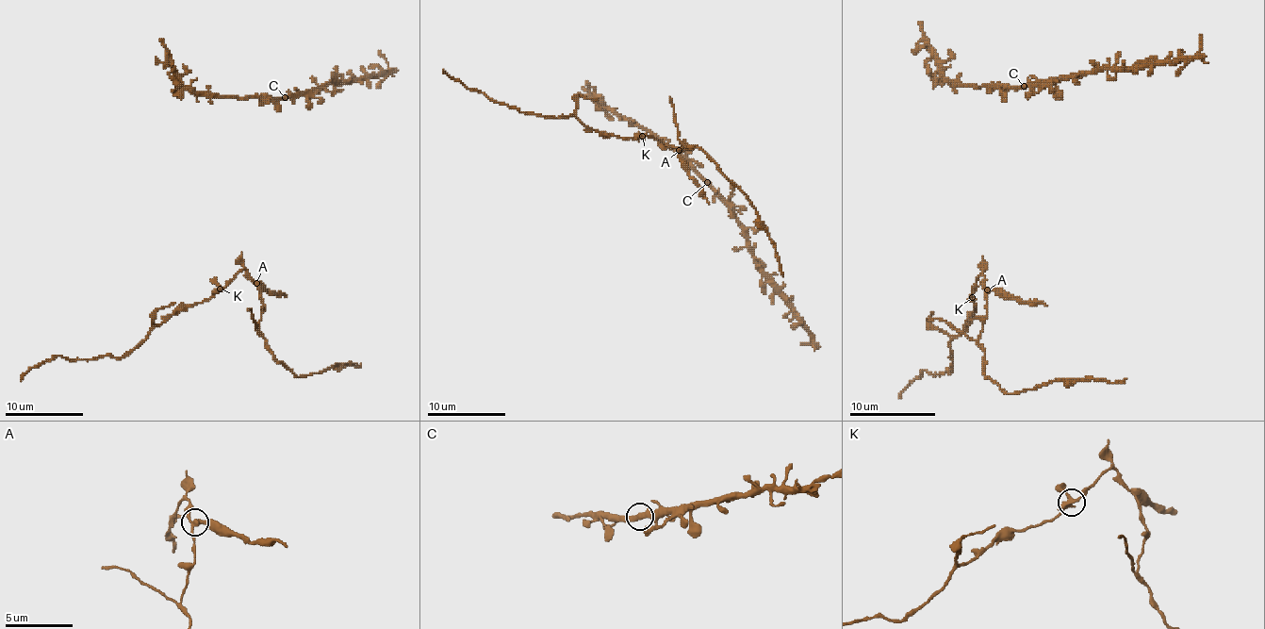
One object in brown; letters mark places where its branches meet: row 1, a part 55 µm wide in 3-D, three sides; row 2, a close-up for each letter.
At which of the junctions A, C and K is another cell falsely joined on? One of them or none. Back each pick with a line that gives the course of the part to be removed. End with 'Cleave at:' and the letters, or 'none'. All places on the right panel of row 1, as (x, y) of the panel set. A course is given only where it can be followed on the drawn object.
A: course (987, 290), (1000, 290), (1047, 306)
Cleave at: A

